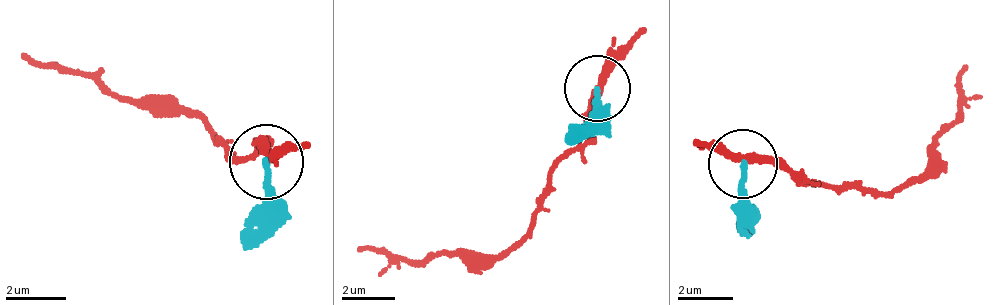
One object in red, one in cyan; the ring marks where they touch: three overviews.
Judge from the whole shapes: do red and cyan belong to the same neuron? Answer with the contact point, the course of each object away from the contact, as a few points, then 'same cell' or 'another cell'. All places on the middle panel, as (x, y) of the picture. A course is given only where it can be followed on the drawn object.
(597, 88) | red via (596, 87), (595, 127), (551, 174), (523, 238), (497, 255), (445, 252), (420, 259), (387, 257), (356, 250) | cyan via (596, 91), (588, 131), (566, 146) | another cell

